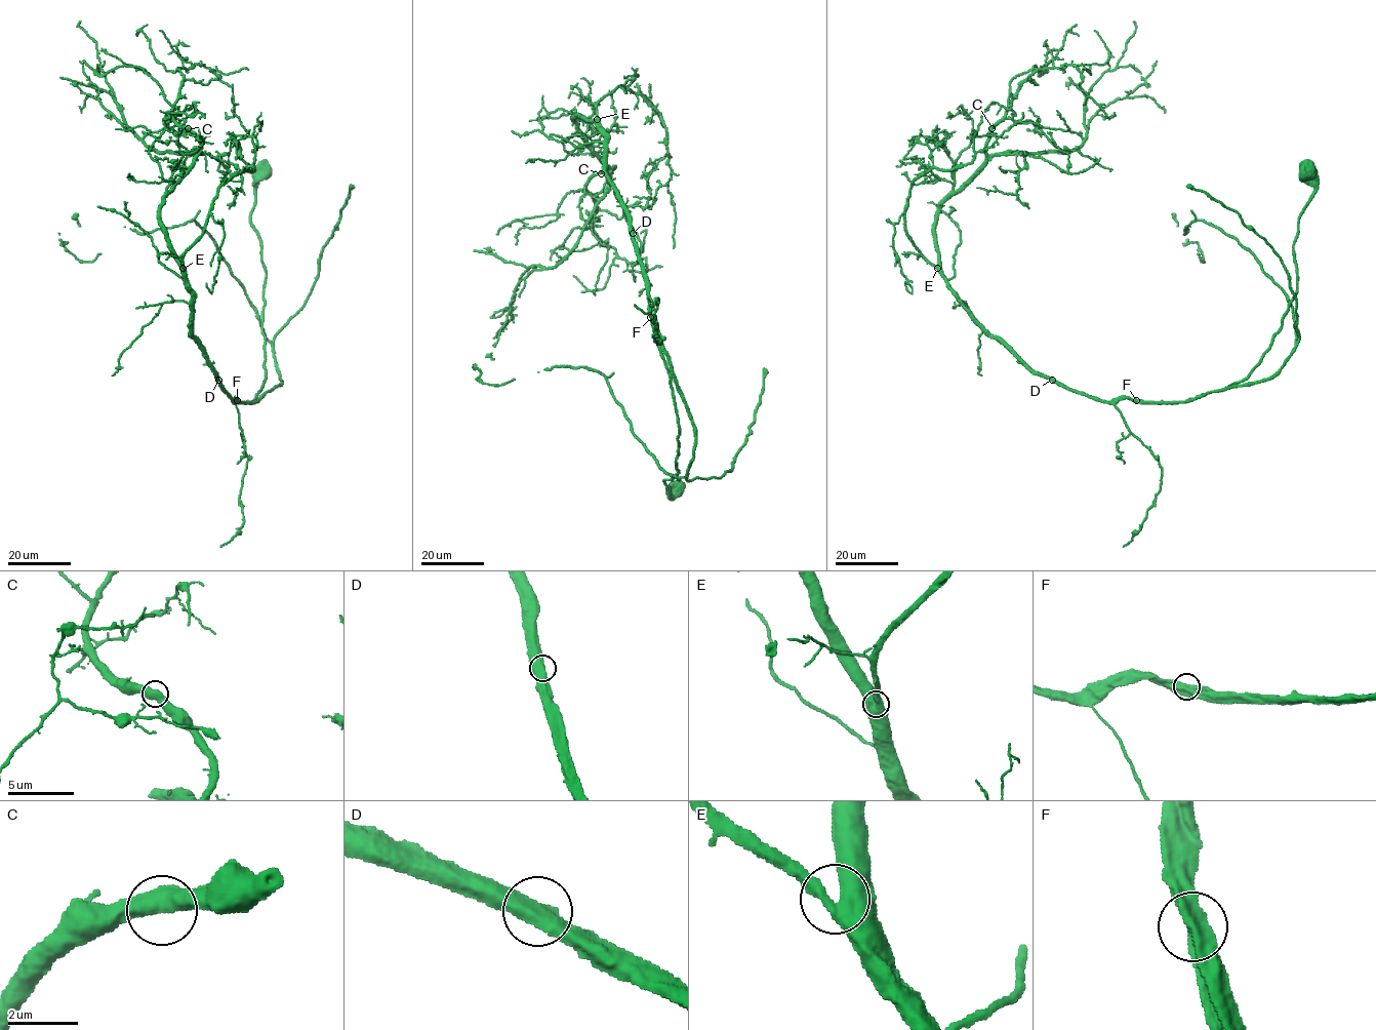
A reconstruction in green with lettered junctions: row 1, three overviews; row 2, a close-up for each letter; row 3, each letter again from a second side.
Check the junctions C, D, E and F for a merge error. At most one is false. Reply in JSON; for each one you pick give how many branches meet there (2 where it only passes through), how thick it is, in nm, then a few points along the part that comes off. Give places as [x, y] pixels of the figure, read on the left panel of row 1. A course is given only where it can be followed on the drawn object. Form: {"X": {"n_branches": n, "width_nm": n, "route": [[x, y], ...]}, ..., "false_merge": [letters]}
{"false_merge": []}

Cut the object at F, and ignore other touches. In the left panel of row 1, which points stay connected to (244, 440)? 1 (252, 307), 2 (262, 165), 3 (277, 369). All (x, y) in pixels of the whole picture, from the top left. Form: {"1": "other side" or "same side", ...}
{"1": "same side", "2": "other side", "3": "same side"}

